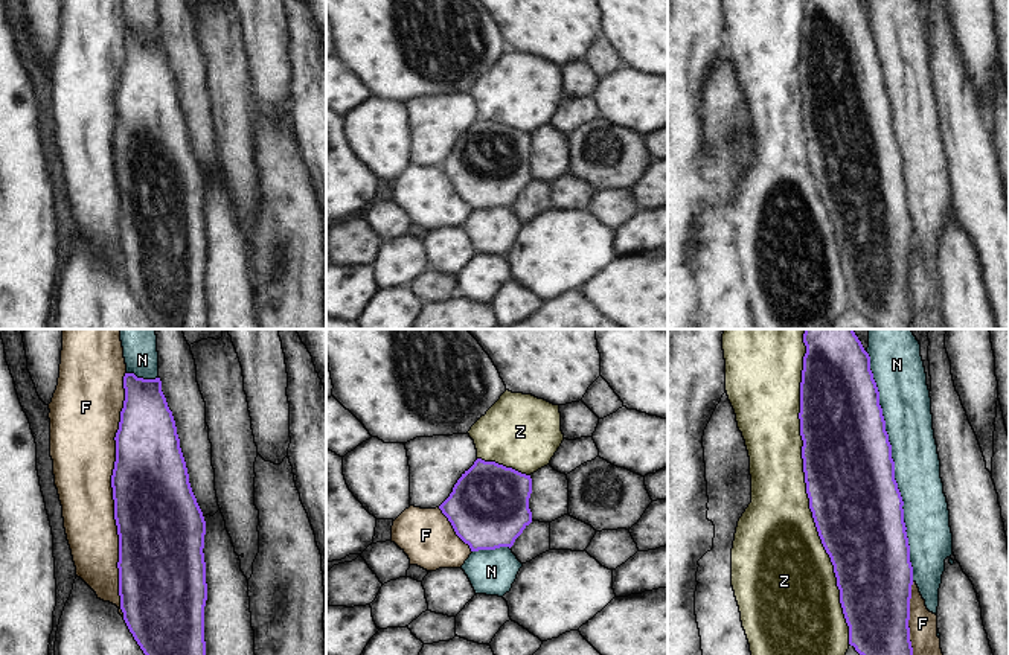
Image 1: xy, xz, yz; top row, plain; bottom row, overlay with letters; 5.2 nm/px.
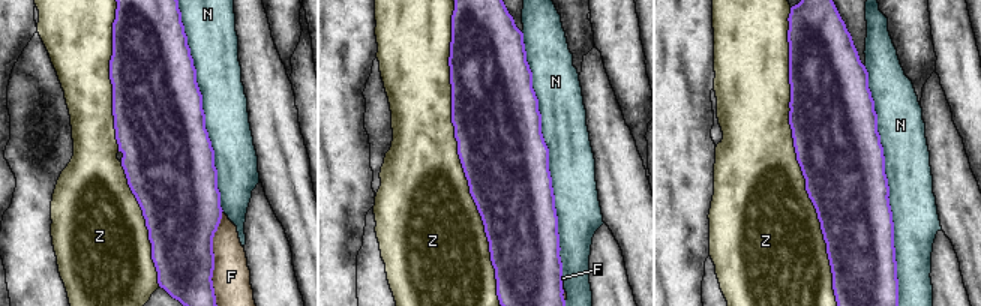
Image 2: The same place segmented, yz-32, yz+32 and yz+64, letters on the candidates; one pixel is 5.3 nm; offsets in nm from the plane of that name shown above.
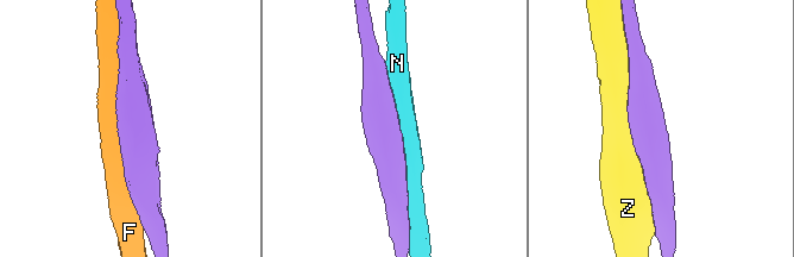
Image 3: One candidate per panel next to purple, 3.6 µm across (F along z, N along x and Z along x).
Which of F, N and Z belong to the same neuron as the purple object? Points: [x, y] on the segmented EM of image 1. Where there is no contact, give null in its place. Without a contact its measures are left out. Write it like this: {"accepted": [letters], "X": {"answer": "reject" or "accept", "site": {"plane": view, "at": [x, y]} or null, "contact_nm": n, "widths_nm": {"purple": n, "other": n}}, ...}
{"accepted": [], "F": {"answer": "reject", "site": {"plane": "xy", "at": [113, 494]}, "contact_nm": 1300, "widths_nm": {"purple": 440, "other": 320}}, "N": {"answer": "reject", "site": {"plane": "yz", "at": [893, 466]}, "contact_nm": 1250, "widths_nm": {"purple": 480, "other": 260}}, "Z": {"answer": "reject", "site": {"plane": "yz", "at": [807, 486]}, "contact_nm": 1650, "widths_nm": {"purple": 480, "other": 360}}}

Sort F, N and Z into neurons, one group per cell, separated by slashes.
F / N / Z

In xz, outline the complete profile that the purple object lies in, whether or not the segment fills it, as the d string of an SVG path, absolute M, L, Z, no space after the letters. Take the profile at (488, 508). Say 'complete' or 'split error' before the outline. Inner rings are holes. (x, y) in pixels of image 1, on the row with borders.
complete | M477 458L439 506L471 551L512 547L532 522L530 475Z

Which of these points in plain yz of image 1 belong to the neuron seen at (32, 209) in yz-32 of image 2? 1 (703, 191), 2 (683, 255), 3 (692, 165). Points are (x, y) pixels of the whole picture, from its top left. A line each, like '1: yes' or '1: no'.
1: no
2: no
3: no

